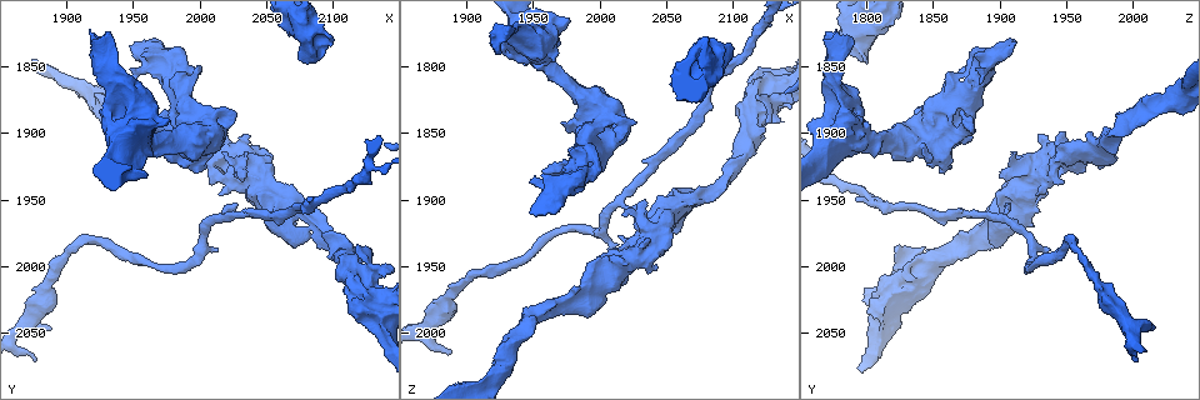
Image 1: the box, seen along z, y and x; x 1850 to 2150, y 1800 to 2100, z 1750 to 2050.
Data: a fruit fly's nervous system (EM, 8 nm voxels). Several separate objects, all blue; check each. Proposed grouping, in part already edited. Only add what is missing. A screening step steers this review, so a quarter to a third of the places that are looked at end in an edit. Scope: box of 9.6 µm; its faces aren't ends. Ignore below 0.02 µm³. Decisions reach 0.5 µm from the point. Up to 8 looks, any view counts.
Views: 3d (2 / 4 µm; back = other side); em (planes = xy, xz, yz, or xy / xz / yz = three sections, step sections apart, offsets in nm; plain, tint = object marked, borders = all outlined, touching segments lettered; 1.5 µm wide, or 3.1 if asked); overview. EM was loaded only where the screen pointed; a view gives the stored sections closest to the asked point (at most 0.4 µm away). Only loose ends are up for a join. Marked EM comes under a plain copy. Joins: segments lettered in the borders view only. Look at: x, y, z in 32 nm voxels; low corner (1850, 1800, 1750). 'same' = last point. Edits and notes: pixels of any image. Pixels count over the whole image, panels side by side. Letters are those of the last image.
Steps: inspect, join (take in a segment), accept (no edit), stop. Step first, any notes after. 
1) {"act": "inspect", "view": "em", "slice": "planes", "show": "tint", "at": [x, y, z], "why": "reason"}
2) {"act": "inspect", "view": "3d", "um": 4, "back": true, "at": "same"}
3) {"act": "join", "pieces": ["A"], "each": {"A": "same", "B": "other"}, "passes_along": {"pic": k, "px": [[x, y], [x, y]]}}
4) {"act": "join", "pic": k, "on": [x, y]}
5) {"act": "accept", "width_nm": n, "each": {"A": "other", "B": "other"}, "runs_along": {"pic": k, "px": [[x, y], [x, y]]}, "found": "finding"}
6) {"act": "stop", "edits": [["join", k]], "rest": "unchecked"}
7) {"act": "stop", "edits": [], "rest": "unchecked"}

{"act": "inspect", "view": "3d", "um": 4, "at": [2100, 1830, 1788], "why": "an open end"}

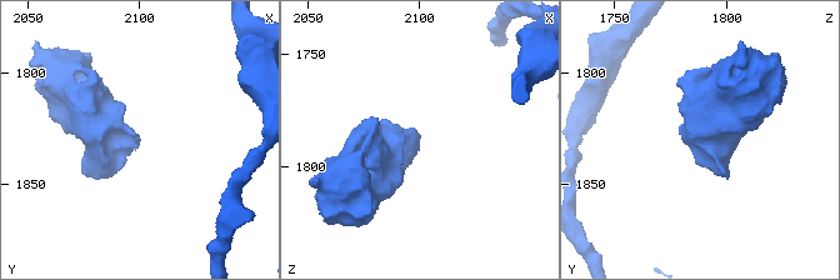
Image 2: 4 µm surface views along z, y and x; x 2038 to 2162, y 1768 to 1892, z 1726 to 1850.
{"act": "inspect", "view": "em", "slice": "planes", "show": "borders", "at": [2100, 1830, 1787]}

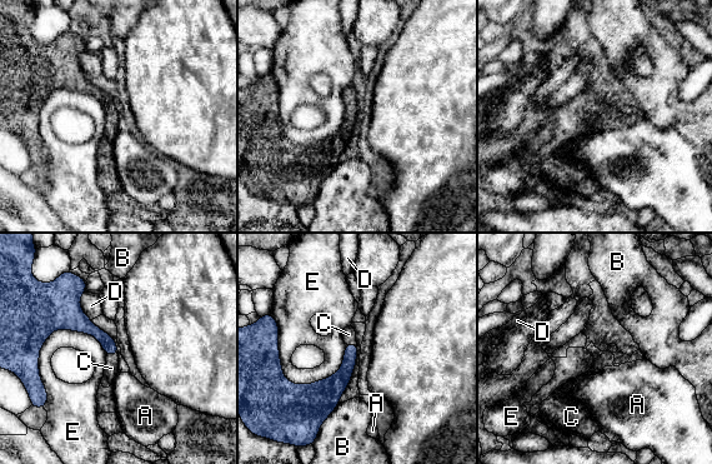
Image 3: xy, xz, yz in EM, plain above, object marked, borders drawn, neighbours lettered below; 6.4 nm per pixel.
{"act": "join", "pic": 3, "on": [111, 368], "each": {"A": "other", "B": "other", "C": "same", "D": "other", "E": "other"}, "passes_along": {"pic": 3, "px": [[86, 325], [113, 354], [111, 368]]}, "found": "it goes on there"}

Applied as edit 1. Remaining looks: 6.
{"act": "inspect", "view": "overview", "why": "redraw"}

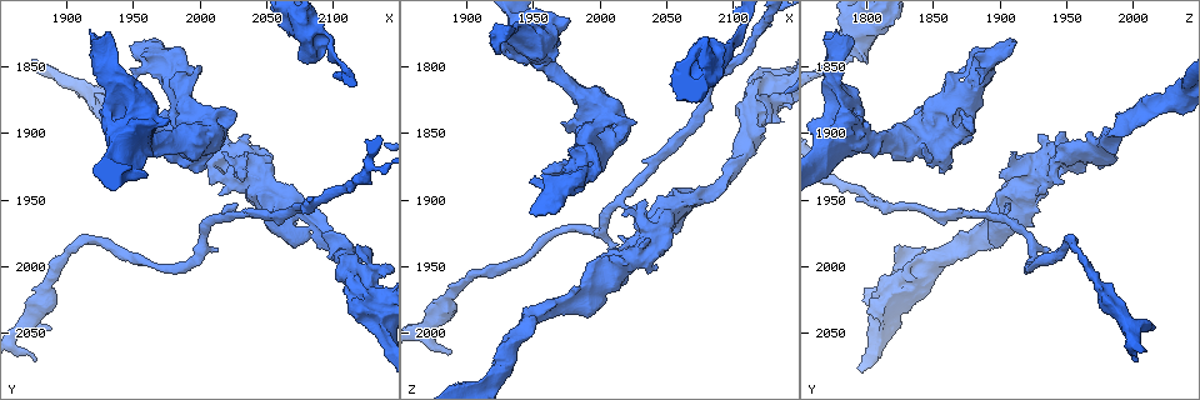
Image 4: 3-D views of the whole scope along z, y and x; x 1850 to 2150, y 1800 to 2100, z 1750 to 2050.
{"act": "inspect", "view": "em", "slice": "planes", "show": "borders", "at": [1932, 1824, 1770], "why": "an open end"}

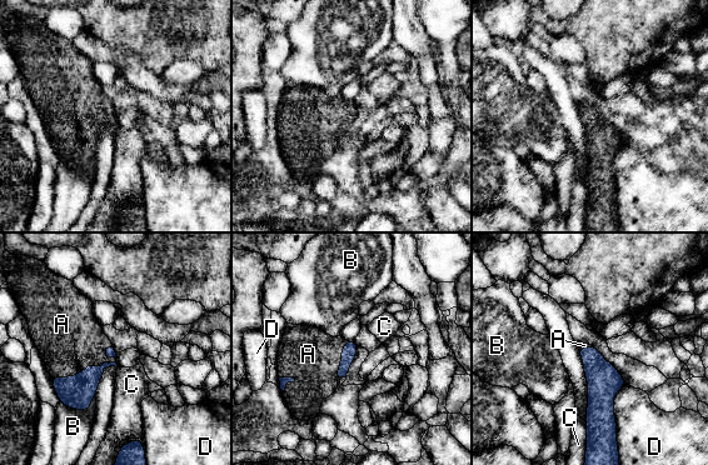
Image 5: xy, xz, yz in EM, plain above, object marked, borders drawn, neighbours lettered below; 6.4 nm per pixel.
{"act": "join", "pic": 5, "on": [68, 336], "each": {"A": "same", "B": "other", "C": "other", "D": "other"}, "passes_along": {"pic": 5, "px": [[76, 393], [86, 370], [68, 336]]}, "found": "it goes on there"}

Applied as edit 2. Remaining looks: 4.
{"act": "inspect", "view": "em", "slice": "planes", "show": "tint", "at": [1980, 1898, 1968], "why": "stops while still wide"}

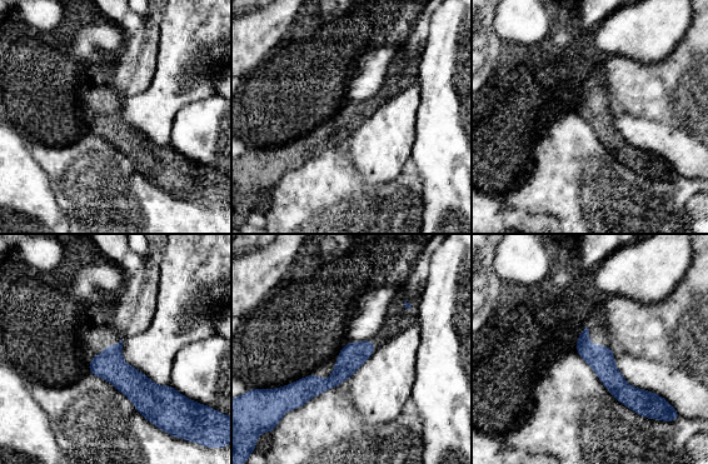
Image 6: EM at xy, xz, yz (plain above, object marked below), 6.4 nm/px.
{"act": "inspect", "view": "em", "slice": "planes", "show": "borders", "at": "same"}

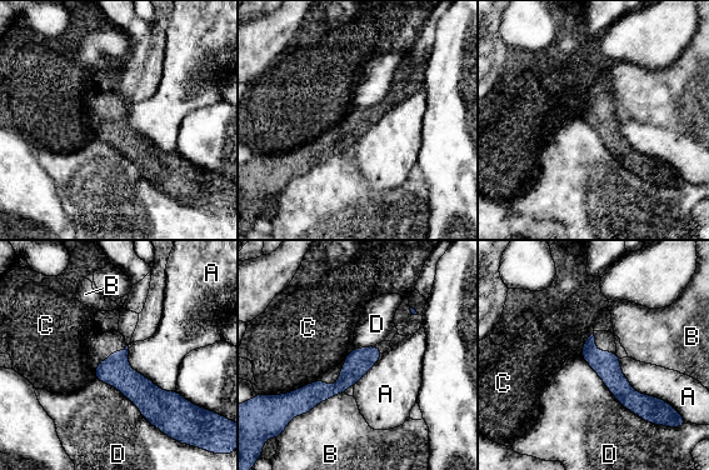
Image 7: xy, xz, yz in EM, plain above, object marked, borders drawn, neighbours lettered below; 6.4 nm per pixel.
{"act": "accept", "each": {"A": "other", "B": "other", "C": "other", "D": "other"}, "border": {"pic": 7, "px": [[315, 380], [285, 394]]}, "found": "no lettered segment goes on from it"}

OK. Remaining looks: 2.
{"act": "stop", "edits": [["join", 3], ["join", 5]], "rest": "unchecked"}

